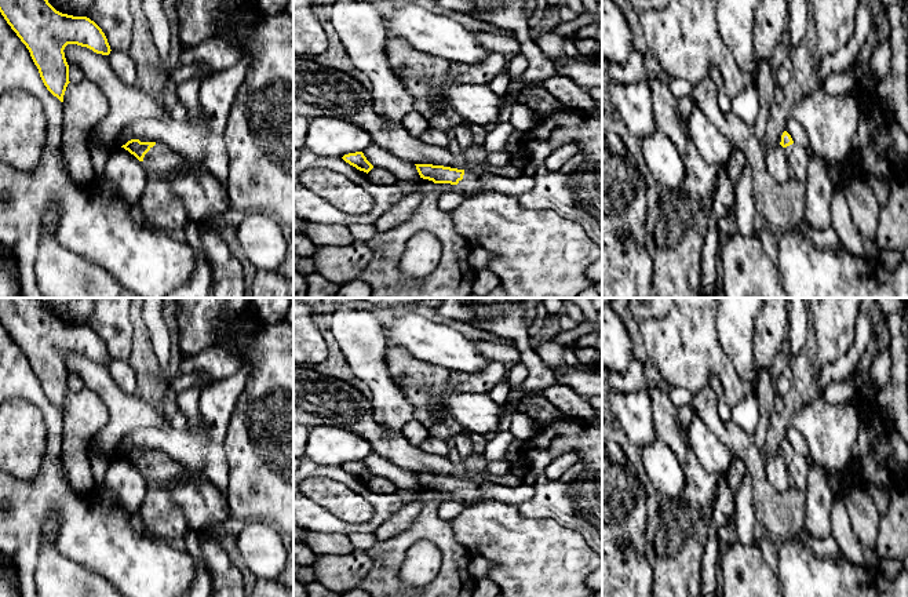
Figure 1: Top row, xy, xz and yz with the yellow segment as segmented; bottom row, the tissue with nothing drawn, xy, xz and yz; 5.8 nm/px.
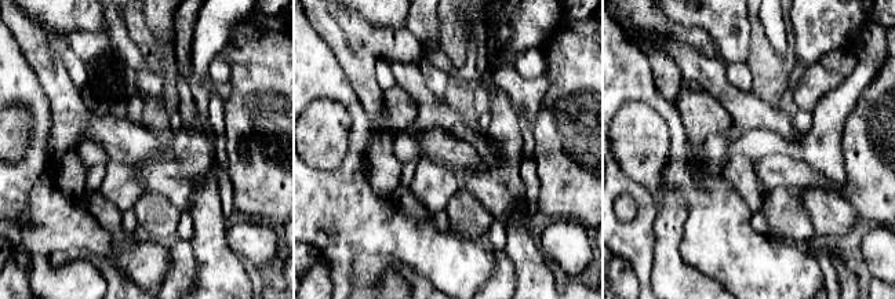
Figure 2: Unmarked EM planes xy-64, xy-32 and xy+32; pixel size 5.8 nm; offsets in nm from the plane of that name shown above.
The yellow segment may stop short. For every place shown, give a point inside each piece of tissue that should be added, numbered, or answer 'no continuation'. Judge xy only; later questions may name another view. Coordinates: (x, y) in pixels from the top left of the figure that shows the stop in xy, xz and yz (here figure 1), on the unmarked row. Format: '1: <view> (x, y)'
1: xy (160, 469)

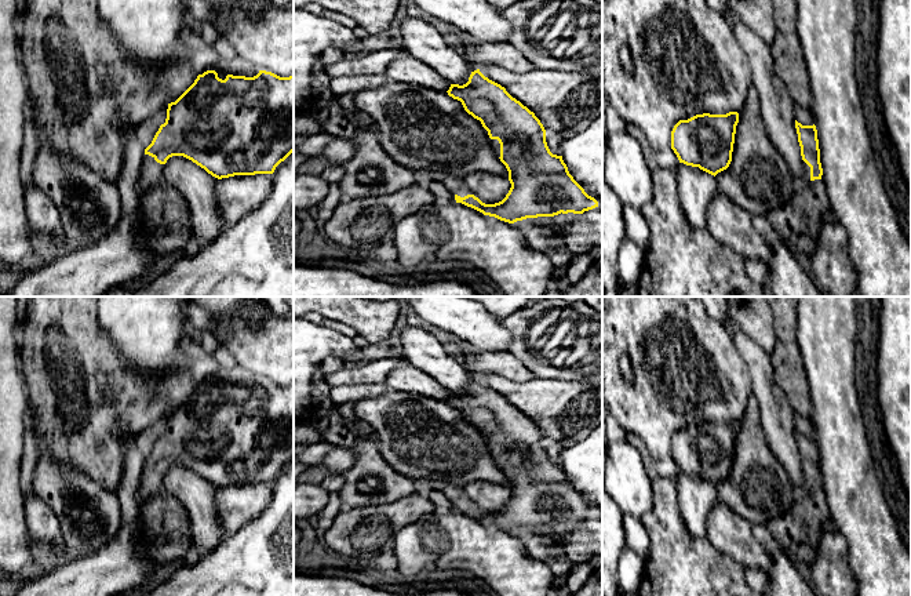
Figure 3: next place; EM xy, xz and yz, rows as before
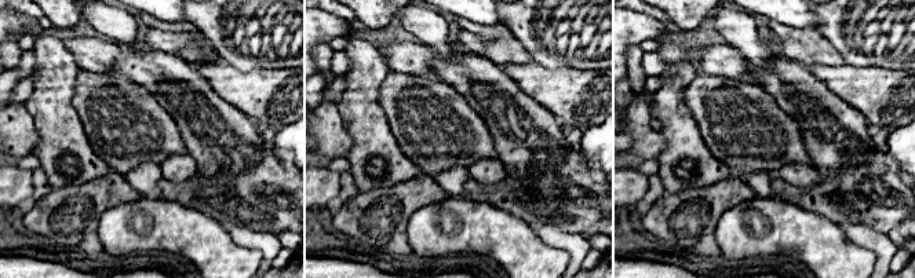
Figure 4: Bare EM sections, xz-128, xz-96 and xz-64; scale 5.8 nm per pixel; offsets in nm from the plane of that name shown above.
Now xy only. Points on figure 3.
1: xy (150, 484)

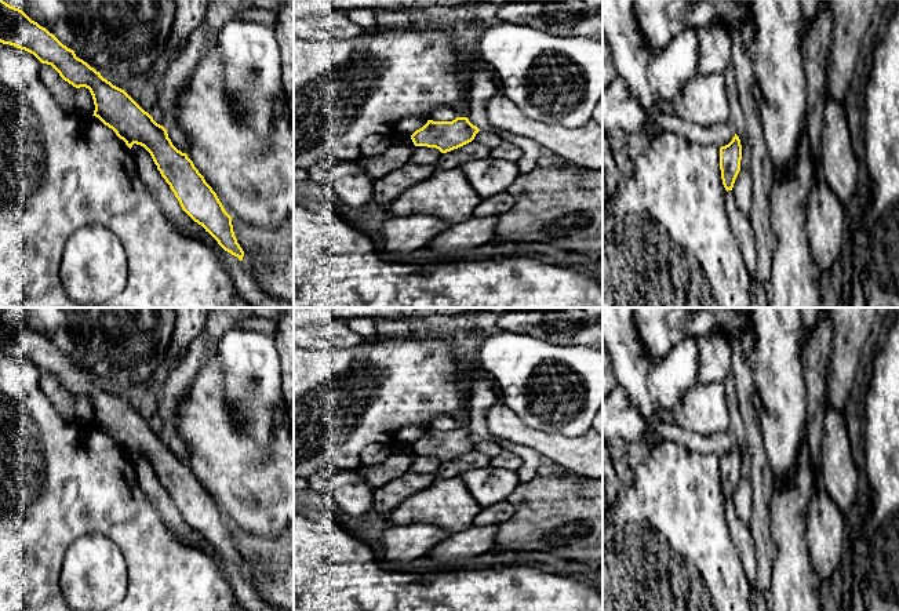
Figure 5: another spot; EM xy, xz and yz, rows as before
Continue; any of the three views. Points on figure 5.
no continuation

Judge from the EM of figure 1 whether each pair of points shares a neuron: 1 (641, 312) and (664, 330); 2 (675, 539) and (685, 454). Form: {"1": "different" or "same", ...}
{"1": "different", "2": "same"}

